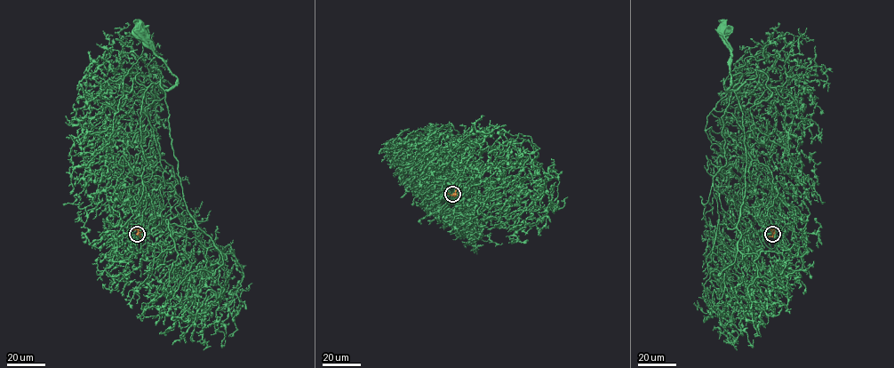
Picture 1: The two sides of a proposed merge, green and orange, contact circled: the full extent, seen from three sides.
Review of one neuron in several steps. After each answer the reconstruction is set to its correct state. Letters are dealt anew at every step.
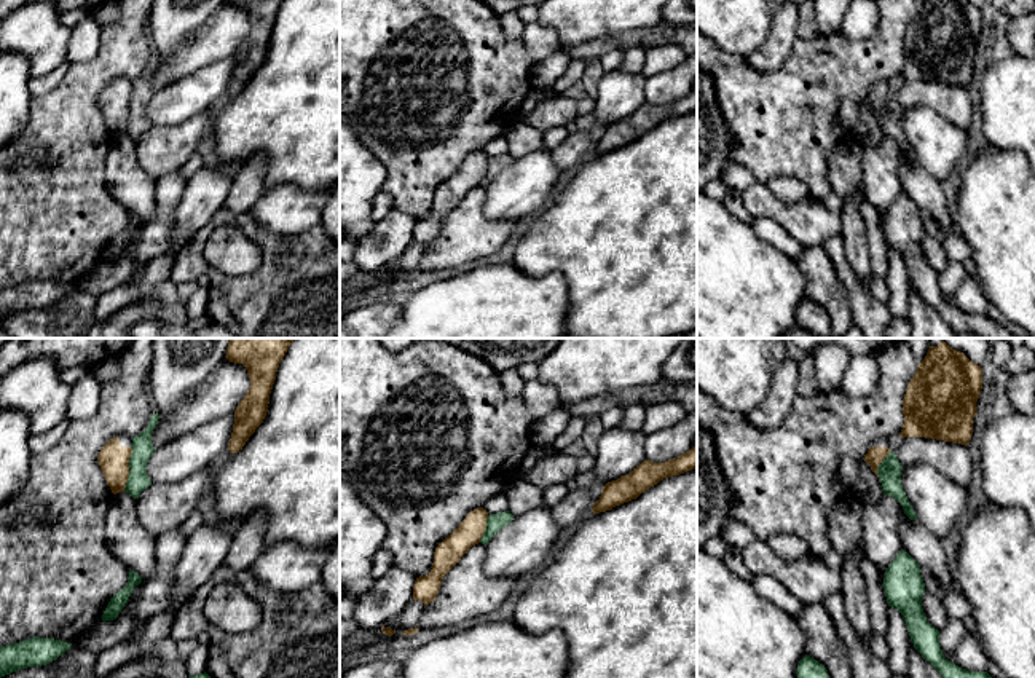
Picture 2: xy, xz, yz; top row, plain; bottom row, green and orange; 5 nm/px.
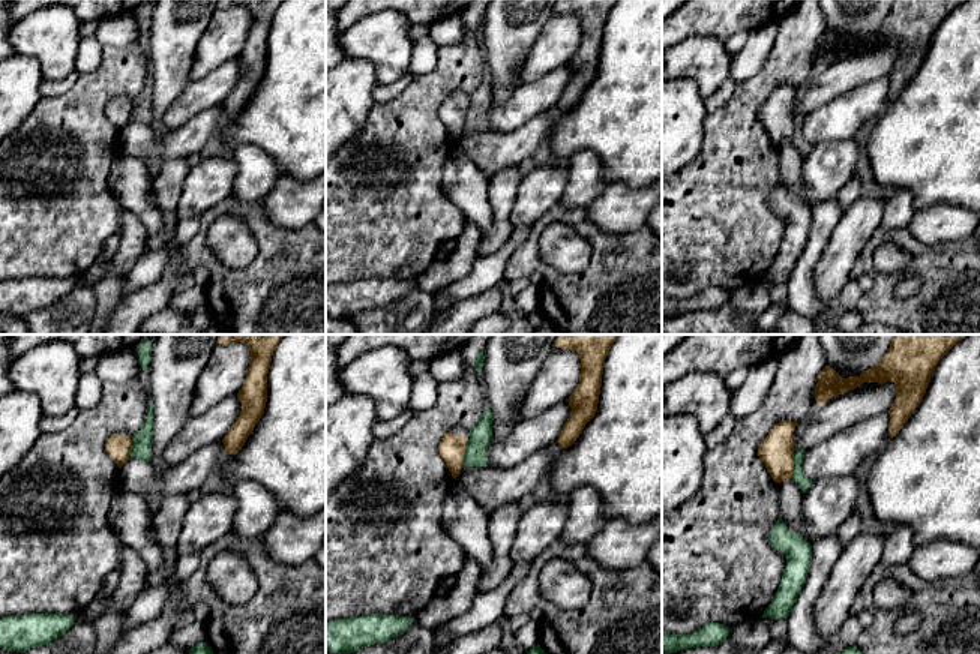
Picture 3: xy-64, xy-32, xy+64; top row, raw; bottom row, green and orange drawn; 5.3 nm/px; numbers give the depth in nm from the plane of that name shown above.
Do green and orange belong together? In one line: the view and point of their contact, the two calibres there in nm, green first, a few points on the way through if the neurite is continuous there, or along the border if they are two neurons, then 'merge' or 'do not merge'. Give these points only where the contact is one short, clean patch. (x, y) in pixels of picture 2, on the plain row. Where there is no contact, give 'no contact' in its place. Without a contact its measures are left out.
xy (129, 112) | 110/160 nm | along xy (131, 90), (129, 118), (123, 133) | do not merge

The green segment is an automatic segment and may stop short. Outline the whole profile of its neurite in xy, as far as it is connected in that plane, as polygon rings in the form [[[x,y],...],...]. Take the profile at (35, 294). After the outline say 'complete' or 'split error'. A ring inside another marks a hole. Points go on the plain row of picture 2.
[[[40,279],[0,289],[0,321],[27,309],[46,308],[69,294],[70,289],[72,286]]]; complete

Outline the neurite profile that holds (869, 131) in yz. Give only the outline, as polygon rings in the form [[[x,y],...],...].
[[[861,102],[861,115],[856,136],[863,148],[879,145],[883,137],[880,121],[872,115],[871,108],[864,102]]]

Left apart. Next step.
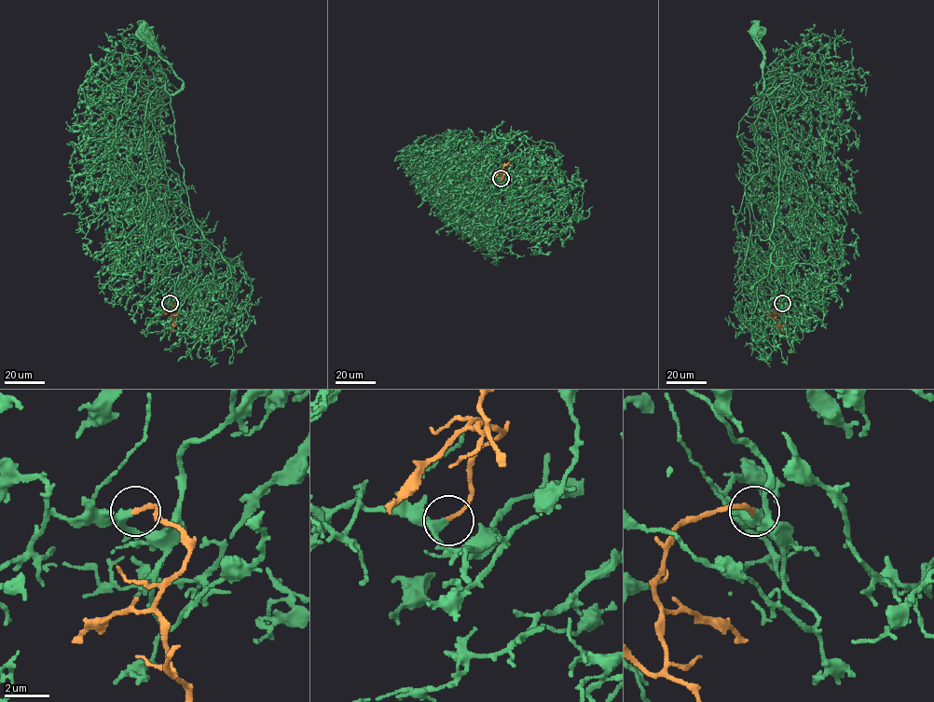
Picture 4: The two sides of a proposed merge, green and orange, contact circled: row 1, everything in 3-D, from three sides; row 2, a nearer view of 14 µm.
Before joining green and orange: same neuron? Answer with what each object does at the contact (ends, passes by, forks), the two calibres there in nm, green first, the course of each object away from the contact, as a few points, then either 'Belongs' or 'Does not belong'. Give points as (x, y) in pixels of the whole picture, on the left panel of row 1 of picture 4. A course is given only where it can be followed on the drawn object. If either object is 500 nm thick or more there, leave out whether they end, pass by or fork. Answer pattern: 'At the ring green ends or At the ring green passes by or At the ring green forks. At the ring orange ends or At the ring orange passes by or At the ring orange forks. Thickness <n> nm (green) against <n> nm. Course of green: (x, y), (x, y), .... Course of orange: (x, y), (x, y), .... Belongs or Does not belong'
At the ring green passes by. At the ring orange ends. Thickness 240 nm (green) against 200 nm. Course of green: (169, 303), (193, 292), (184, 278), (194, 249), (235, 270), (189, 204), (171, 105), (183, 81), (143, 34). Course of orange: (169, 303), (173, 309), (171, 312), (173, 327), (169, 333). Belongs

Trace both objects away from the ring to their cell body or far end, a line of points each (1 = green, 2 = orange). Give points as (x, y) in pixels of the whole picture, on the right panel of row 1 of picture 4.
1: (782, 303), (769, 281), (774, 249), (782, 265), (776, 118), (756, 34)
2: (782, 303), (775, 305), (773, 309), (779, 327), (785, 333)

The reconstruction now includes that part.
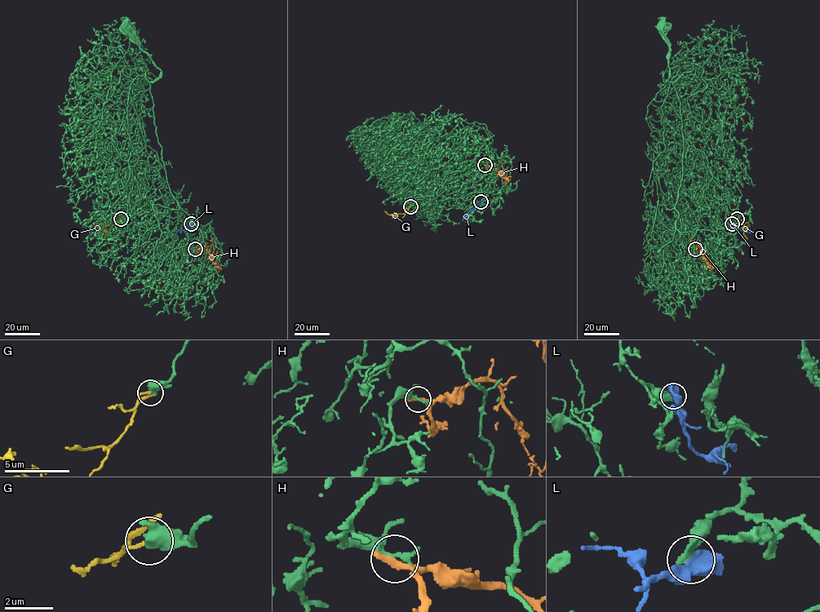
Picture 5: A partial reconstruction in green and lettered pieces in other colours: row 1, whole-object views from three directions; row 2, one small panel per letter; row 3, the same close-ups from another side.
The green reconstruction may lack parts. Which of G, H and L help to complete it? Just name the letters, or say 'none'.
none

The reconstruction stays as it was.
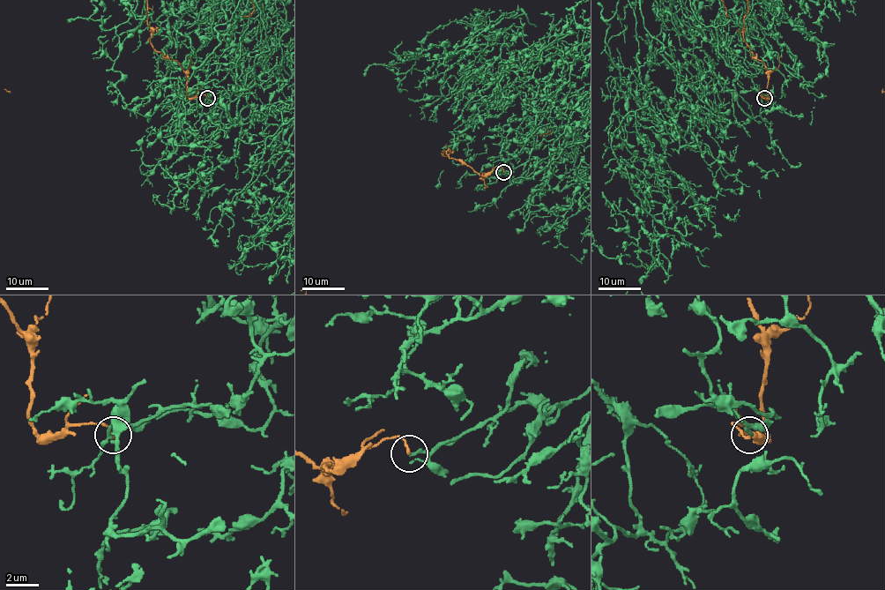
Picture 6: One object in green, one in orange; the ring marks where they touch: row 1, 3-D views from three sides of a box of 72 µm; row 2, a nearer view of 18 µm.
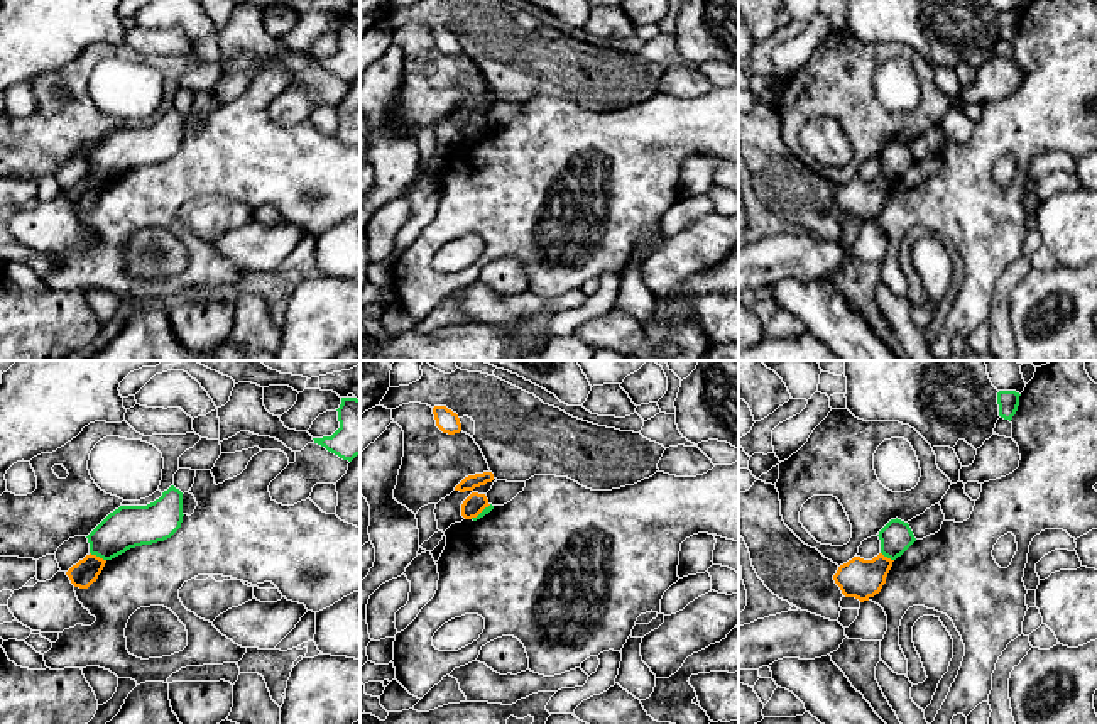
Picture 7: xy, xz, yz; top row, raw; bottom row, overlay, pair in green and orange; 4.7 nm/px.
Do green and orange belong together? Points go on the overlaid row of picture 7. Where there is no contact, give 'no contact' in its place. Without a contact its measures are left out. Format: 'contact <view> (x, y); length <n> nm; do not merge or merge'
contact xy (98, 555); length 90 nm; do not merge

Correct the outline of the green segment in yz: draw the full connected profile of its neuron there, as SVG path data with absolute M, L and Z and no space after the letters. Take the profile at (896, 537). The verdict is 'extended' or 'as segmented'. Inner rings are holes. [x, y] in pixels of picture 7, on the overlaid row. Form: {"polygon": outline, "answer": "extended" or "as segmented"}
{"polygon": "M891 519L881 531L881 553L891 560L901 557L914 541L914 535L908 523L901 519Z", "answer": "as segmented"}

